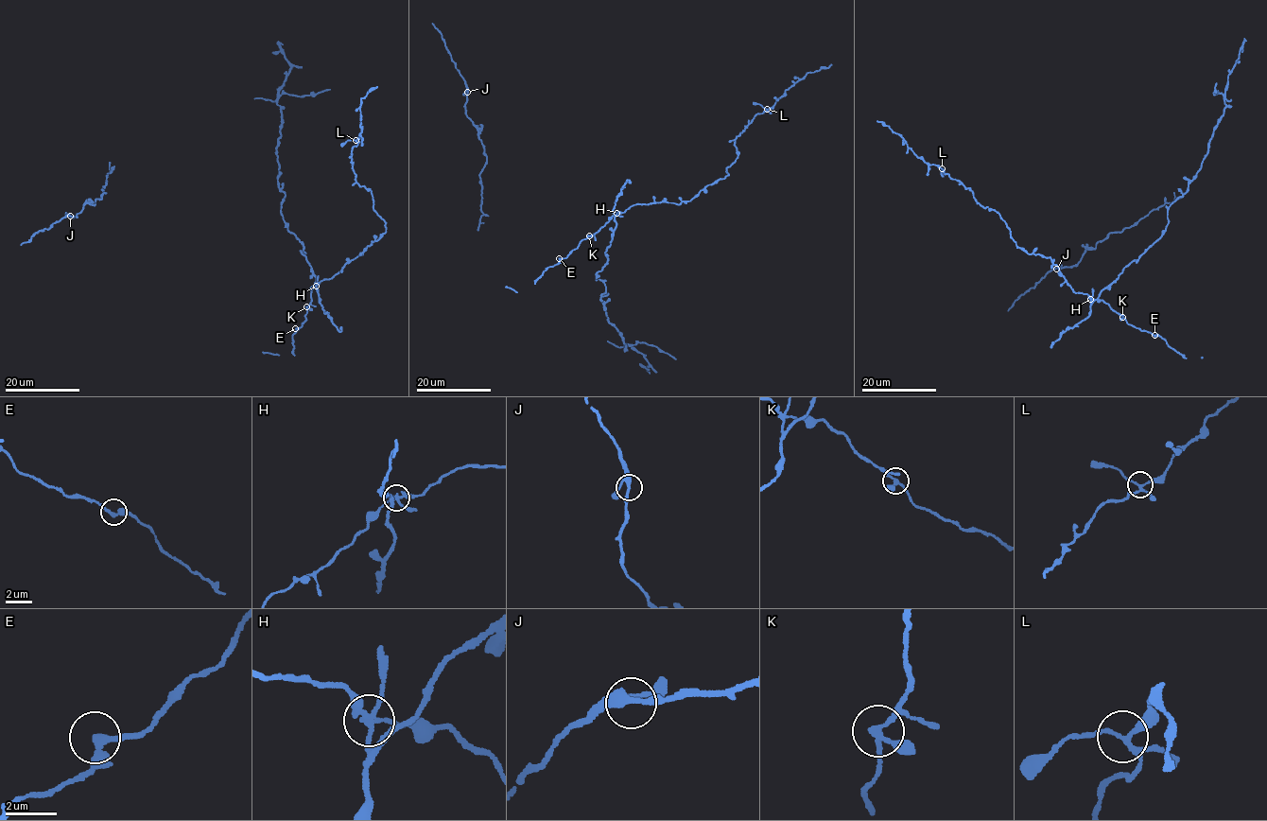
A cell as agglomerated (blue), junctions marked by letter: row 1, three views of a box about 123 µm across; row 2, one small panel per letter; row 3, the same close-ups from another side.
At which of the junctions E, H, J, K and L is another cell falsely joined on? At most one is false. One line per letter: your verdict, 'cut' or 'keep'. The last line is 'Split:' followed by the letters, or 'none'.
E: keep
H: cut
J: keep
K: keep
L: keep
Split: H

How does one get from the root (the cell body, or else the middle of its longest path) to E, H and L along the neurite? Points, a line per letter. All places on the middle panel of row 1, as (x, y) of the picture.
E: (596, 274), (607, 261), (605, 253), (616, 224), (614, 215), (600, 229), (580, 241), (569, 254), (559, 258)
H: (596, 274), (607, 261), (605, 253), (612, 238), (616, 213)
L: (596, 274), (607, 261), (616, 214), (637, 203), (688, 201), (724, 179), (737, 158), (736, 137), (766, 109)

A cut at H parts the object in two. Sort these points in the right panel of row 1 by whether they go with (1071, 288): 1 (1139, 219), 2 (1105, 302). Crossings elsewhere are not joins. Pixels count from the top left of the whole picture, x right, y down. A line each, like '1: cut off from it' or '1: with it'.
1: with it
2: with it

